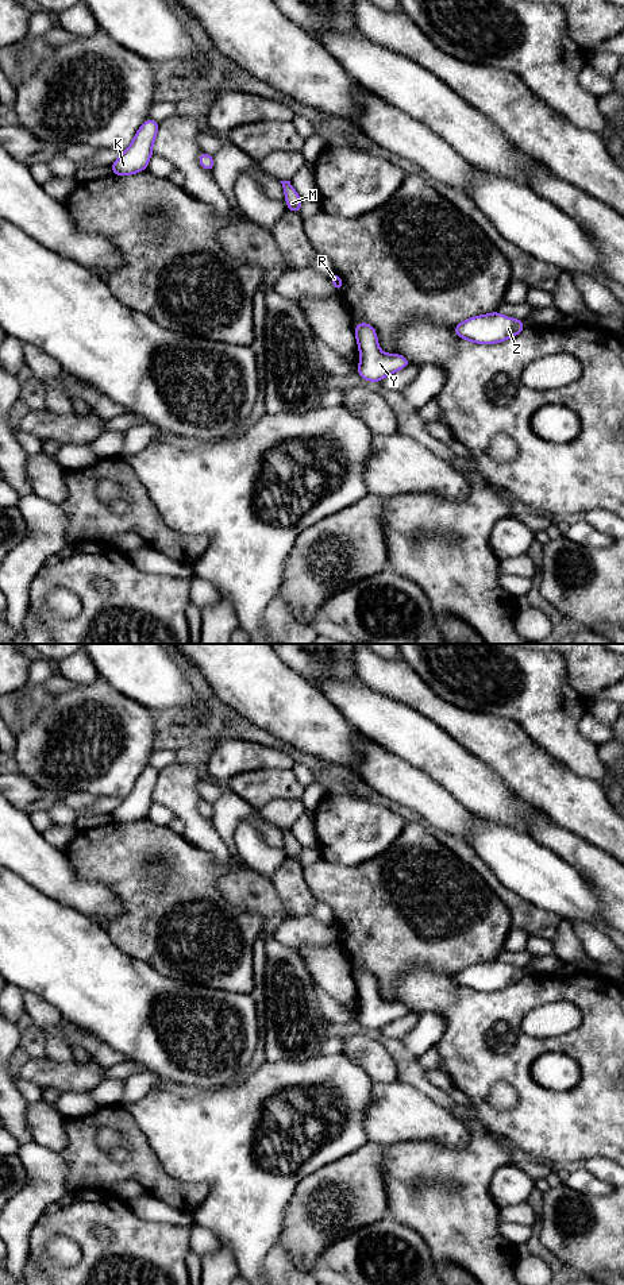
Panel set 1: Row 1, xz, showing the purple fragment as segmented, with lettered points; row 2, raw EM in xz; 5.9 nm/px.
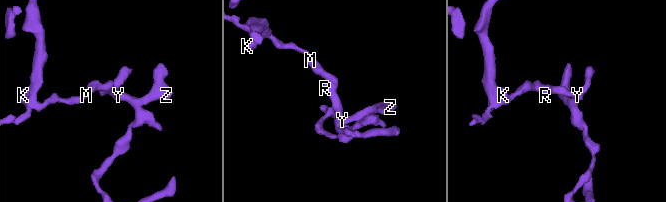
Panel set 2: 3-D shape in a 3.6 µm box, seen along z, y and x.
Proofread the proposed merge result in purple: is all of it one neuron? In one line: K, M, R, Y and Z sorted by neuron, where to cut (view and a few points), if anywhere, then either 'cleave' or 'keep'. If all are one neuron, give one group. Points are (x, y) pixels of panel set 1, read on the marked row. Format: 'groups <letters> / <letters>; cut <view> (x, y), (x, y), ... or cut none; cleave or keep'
groups K M R Y Z; cut none; keep

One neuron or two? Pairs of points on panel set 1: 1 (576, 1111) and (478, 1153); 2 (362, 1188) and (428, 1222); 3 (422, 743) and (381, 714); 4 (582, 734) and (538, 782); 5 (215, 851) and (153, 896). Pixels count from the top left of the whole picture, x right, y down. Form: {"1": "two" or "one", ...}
{"1": "two", "2": "two", "3": "one", "4": "two", "5": "two"}

